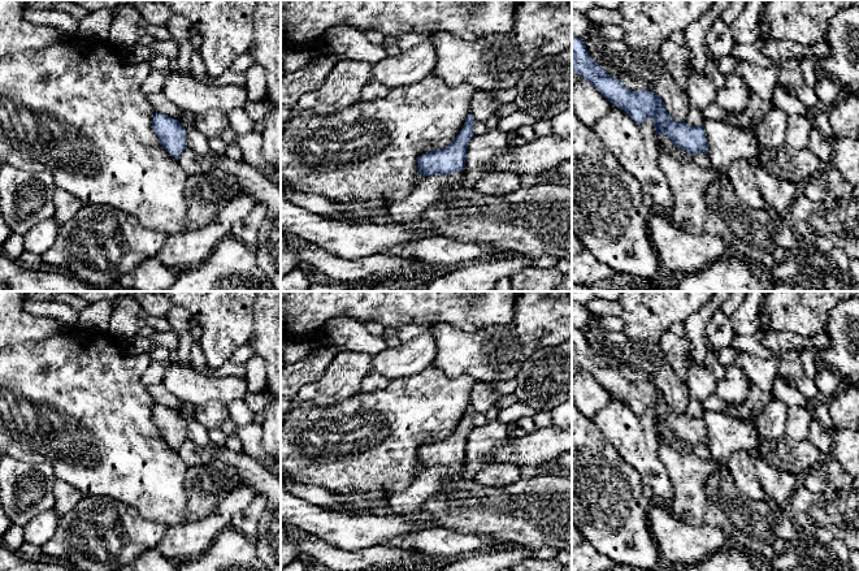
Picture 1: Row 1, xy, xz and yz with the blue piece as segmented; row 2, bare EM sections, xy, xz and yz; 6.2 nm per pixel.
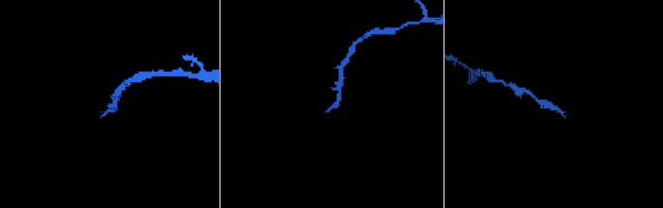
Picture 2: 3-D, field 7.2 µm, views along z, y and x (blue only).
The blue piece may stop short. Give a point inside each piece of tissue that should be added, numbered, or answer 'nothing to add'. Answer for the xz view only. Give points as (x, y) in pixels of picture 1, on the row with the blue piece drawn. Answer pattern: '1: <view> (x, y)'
1: xz (532, 229)

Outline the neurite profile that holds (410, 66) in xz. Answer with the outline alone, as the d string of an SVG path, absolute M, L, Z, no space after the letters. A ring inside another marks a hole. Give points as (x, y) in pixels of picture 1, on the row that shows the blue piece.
M426 34L418 46L373 64L370 81L383 83L389 88L402 87L433 75L435 64L433 34Z

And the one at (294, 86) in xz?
M326 52L294 73L281 73L281 129L291 117L296 103L322 85L333 66L343 60L339 53Z

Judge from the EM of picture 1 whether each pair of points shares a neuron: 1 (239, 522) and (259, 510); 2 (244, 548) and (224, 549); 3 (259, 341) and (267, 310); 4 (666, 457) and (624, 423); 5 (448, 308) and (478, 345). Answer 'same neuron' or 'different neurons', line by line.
1: same neuron
2: same neuron
3: same neuron
4: different neurons
5: different neurons

